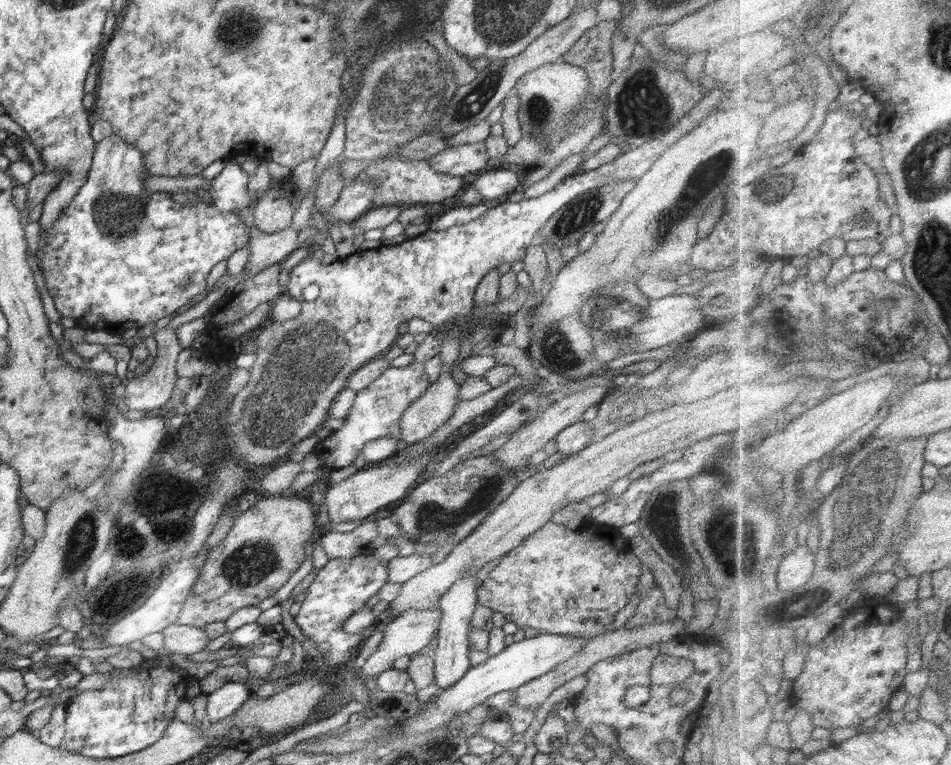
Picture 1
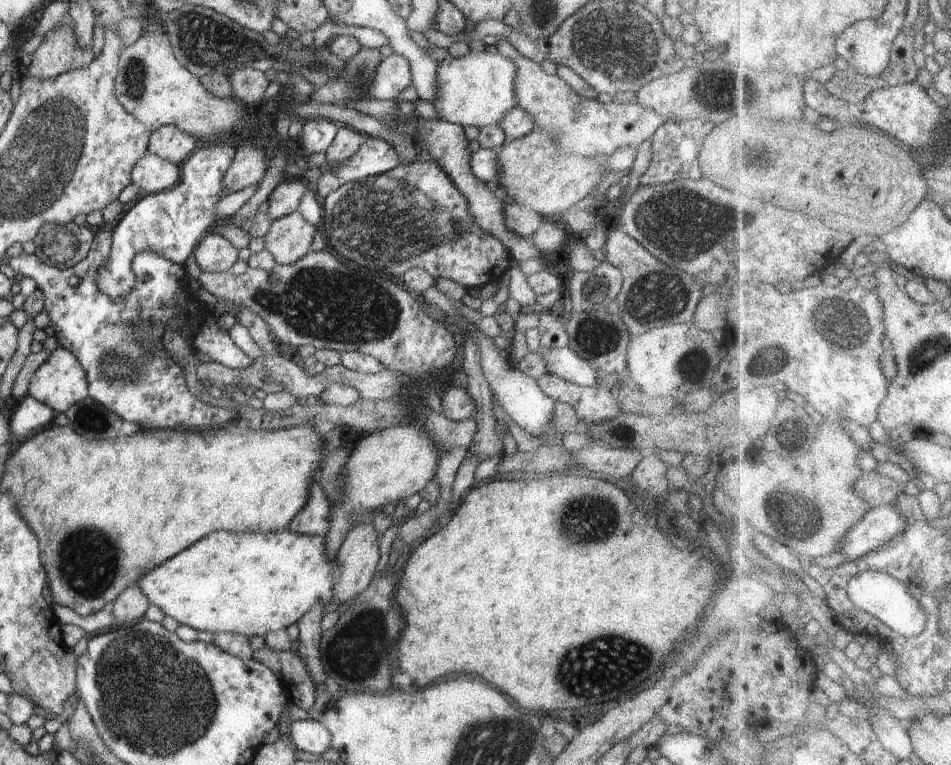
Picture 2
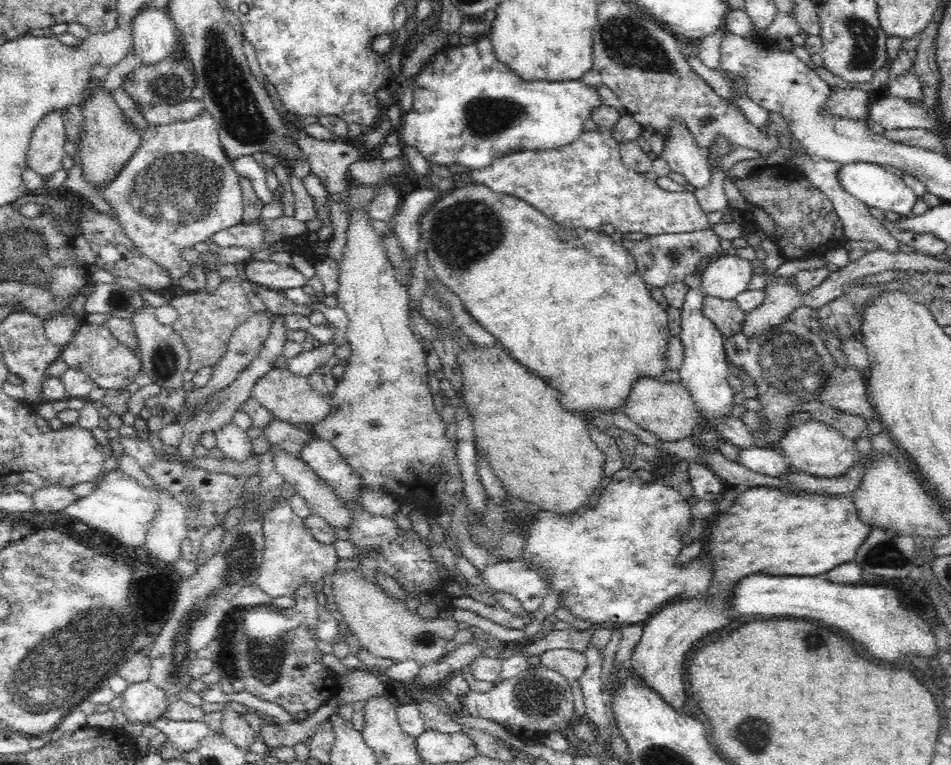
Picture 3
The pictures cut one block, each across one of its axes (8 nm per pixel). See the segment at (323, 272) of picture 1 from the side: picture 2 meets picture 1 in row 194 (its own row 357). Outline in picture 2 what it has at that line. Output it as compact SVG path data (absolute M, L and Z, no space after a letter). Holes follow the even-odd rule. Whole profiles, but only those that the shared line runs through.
M539 348L542 360L546 364L547 374L554 374L562 380L568 380L579 386L594 387L600 379L600 372L580 358L572 348Z

